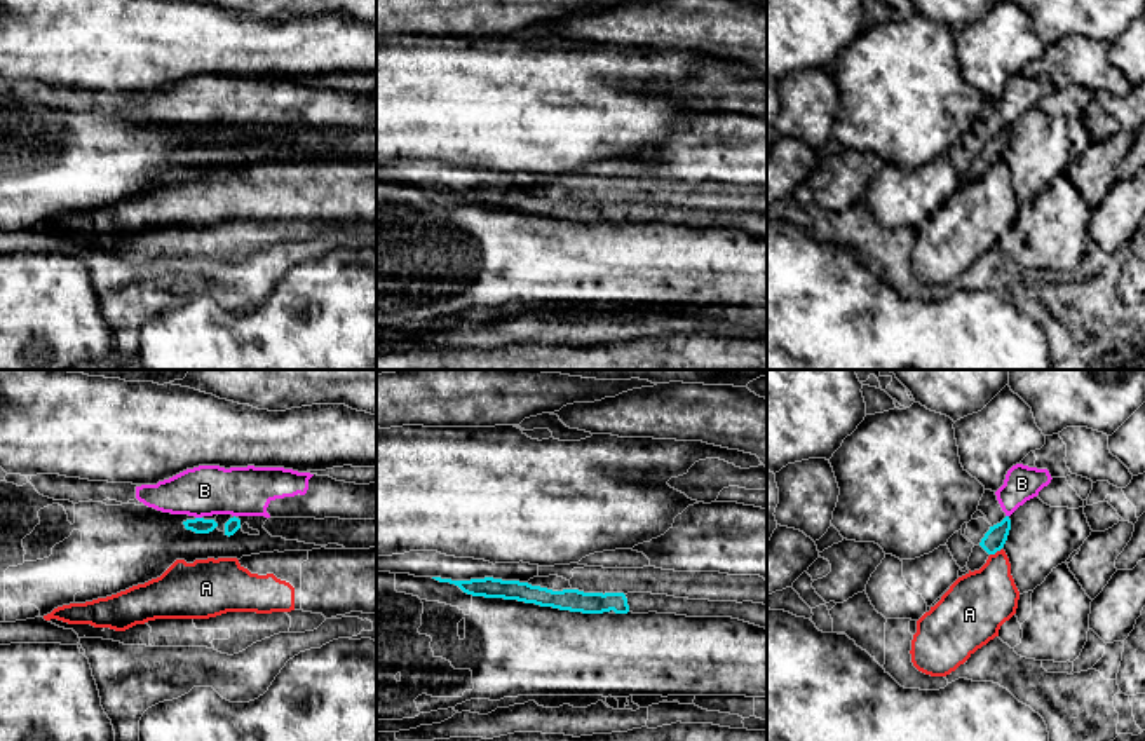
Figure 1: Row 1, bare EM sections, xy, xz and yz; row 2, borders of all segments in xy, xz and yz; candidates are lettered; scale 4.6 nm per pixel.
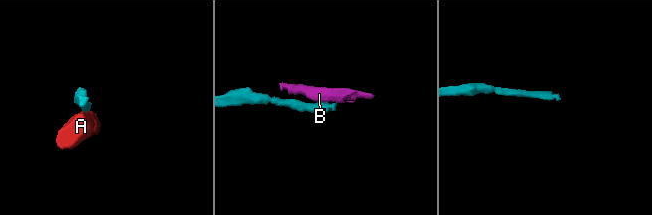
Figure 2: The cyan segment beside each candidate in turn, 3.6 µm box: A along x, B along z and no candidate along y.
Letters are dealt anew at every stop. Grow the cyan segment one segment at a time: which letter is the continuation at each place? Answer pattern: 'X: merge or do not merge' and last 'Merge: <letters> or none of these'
A: do not merge
B: do not merge
Merge: none of these

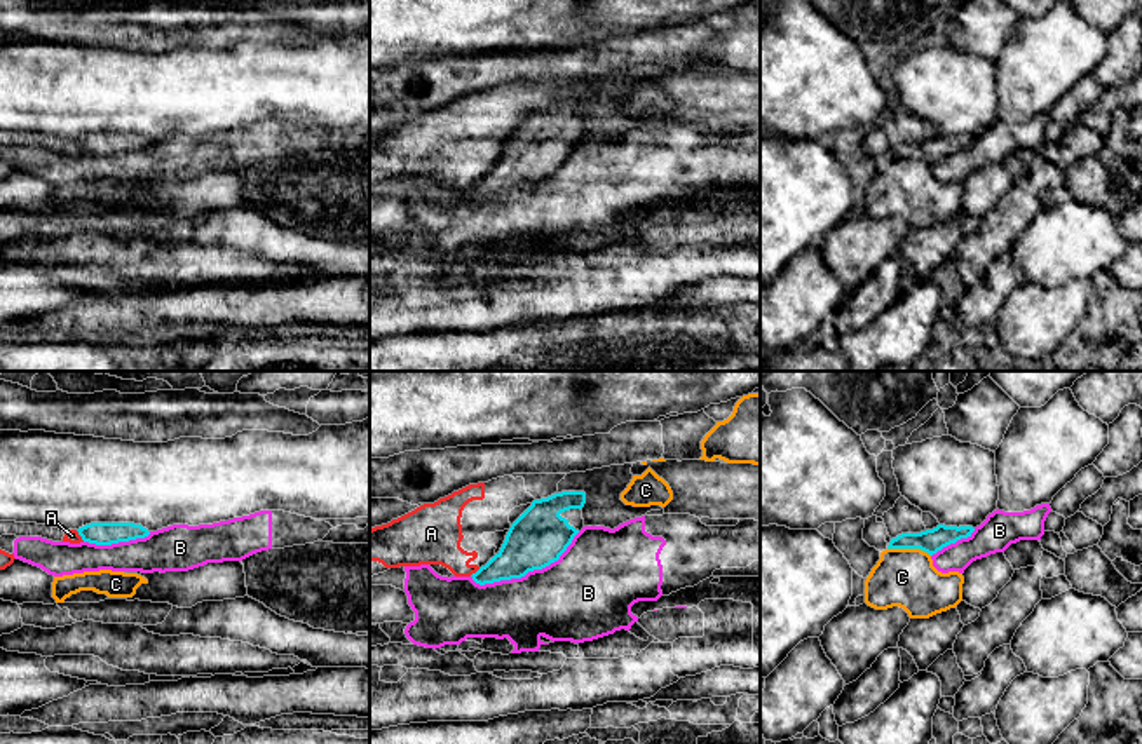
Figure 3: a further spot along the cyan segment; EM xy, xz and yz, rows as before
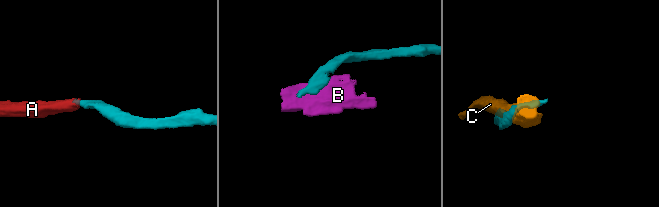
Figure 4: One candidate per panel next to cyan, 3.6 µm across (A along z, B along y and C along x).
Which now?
A: do not merge
B: do not merge
C: do not merge
Merge: none of these

